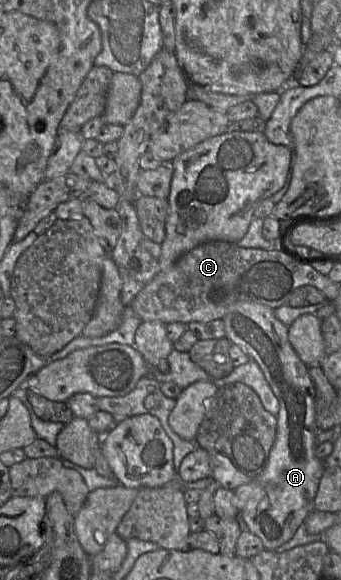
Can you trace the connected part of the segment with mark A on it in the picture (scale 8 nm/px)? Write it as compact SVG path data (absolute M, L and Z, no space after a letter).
M238 301L229 307L223 321L225 338L239 346L250 360L254 360L259 365L279 403L275 439L266 467L253 478L253 481L233 490L233 504L242 518L242 530L247 529L258 536L265 549L275 550L291 540L306 517L315 510L314 499L325 469L325 463L315 453L316 391L309 375L309 367L302 362L288 340L288 326L275 317L274 309L254 301Z

